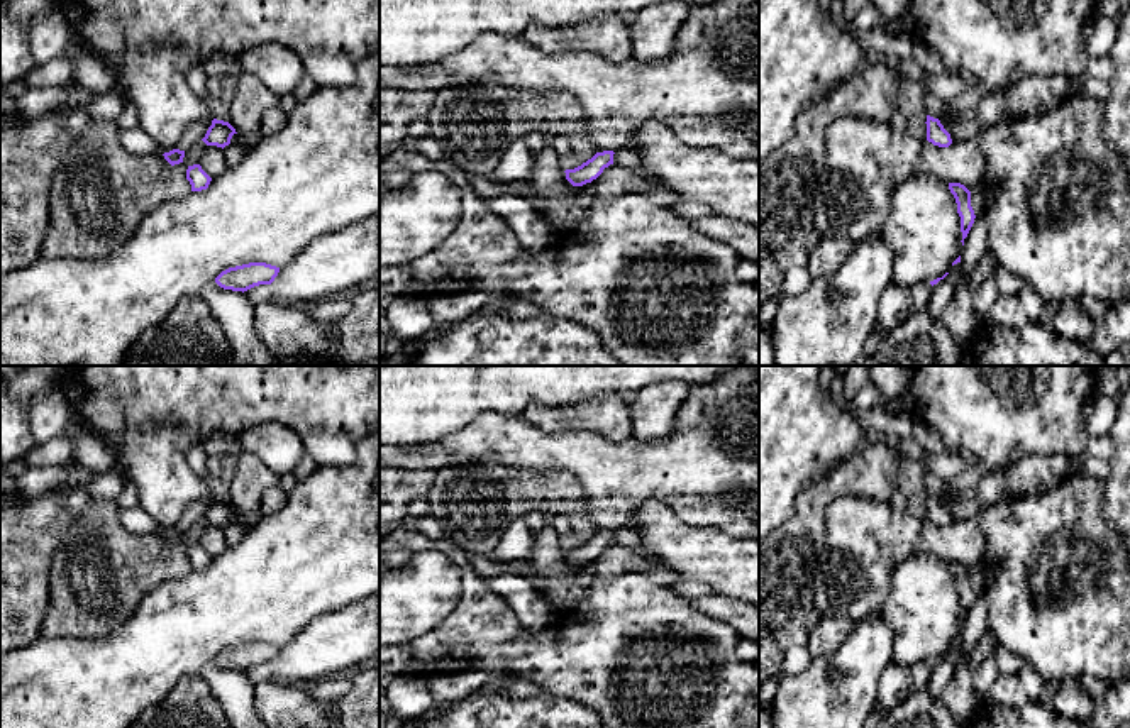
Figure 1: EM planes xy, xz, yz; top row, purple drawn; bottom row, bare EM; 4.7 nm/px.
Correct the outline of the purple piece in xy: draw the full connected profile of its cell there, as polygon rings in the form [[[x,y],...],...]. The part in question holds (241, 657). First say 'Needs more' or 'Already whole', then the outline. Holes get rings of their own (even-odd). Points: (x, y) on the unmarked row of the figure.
Already whole. [[[249,642],[222,650],[215,662],[224,669],[247,670],[259,664],[271,664],[278,655],[280,647],[266,642]]]

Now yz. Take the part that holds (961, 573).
Already whole. [[[949,562],[949,569],[957,582],[957,593],[961,596],[961,611],[962,611],[961,621],[964,625],[964,618],[967,616],[976,598],[974,589],[971,586],[971,571],[961,562]]]

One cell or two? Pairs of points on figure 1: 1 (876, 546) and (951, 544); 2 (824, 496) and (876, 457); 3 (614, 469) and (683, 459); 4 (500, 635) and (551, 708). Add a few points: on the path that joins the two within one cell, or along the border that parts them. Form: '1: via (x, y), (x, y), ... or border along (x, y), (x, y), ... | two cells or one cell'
1: via (895, 546), (932, 542) | one cell
2: via (837, 483), (863, 471) | one cell
3: via (631, 469), (666, 468) | one cell
4: border along (546, 689), (554, 694), (570, 696), (583, 705) | two cells

